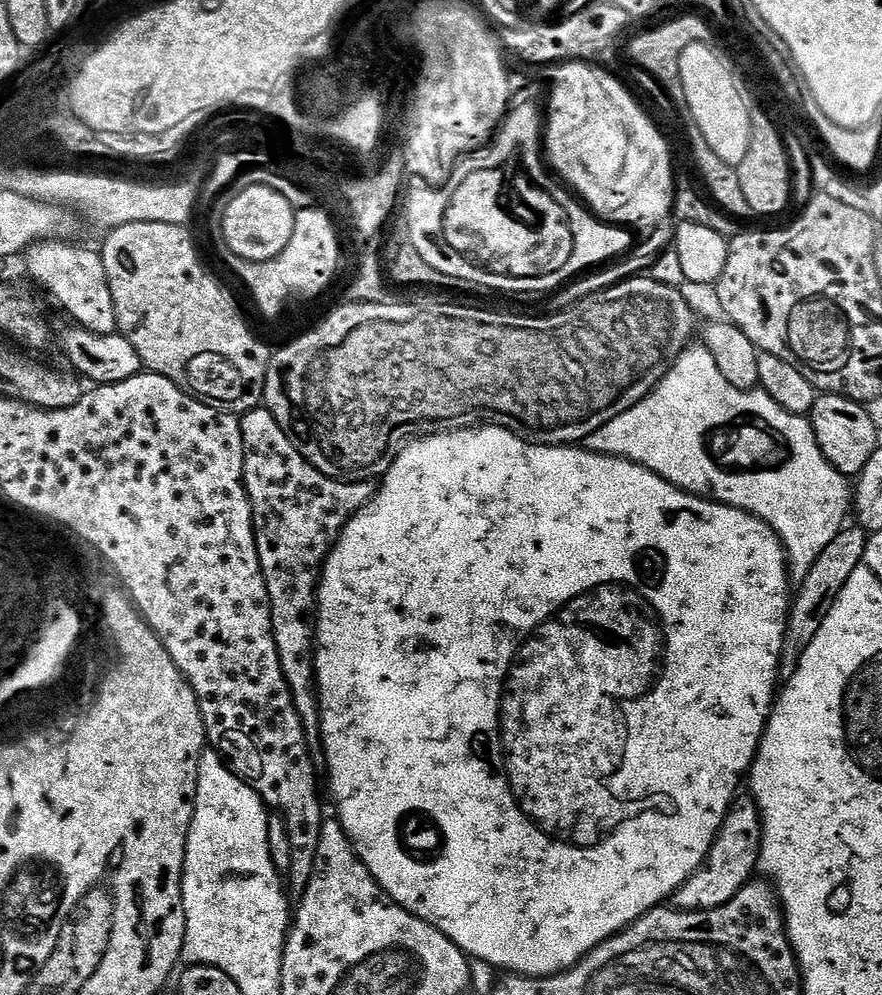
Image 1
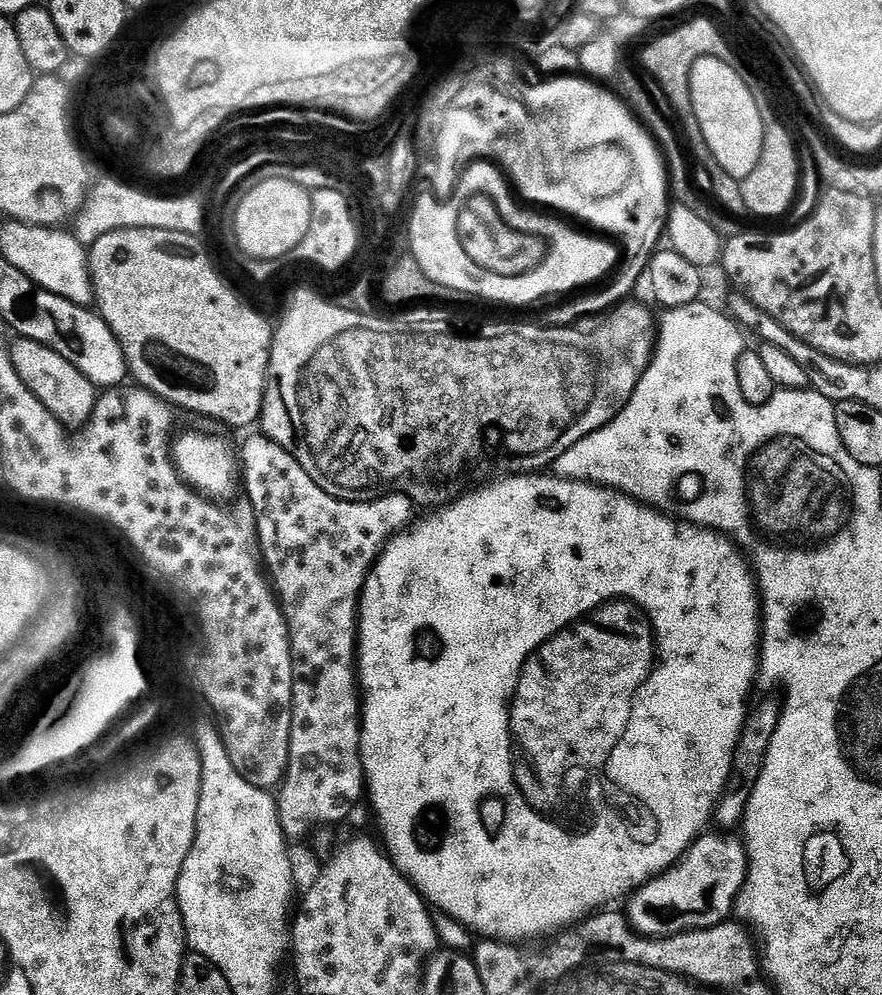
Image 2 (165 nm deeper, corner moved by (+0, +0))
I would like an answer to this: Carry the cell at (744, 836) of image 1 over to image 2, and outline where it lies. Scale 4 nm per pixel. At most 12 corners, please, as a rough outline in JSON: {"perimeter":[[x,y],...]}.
{"perimeter":[[739,835],[699,836],[627,897],[641,936],[733,915],[748,873]]}

